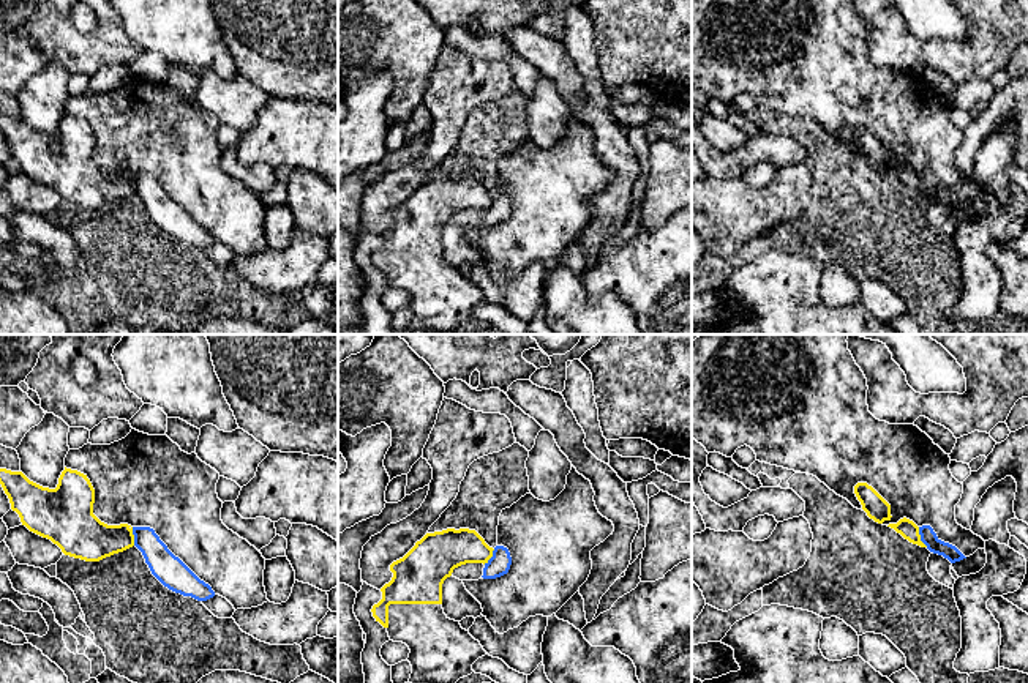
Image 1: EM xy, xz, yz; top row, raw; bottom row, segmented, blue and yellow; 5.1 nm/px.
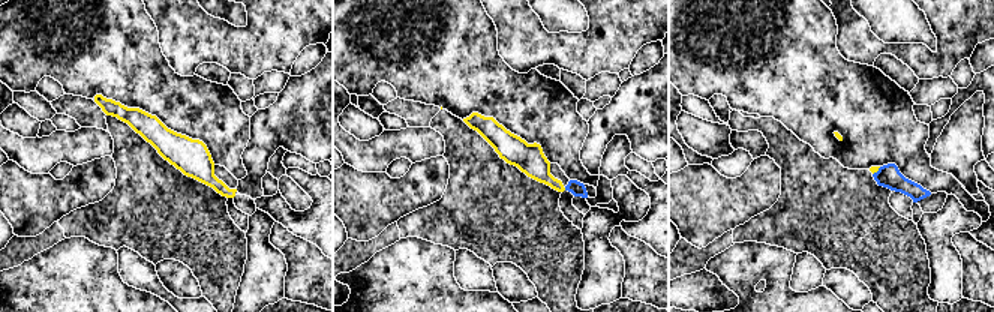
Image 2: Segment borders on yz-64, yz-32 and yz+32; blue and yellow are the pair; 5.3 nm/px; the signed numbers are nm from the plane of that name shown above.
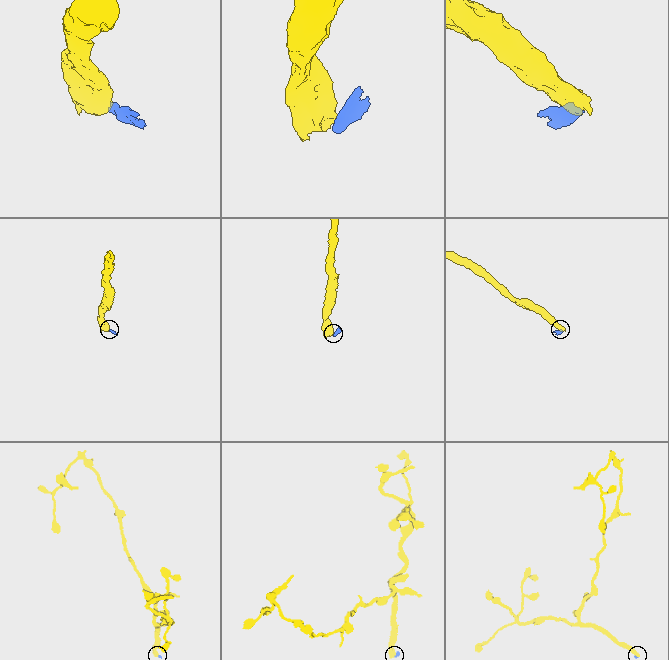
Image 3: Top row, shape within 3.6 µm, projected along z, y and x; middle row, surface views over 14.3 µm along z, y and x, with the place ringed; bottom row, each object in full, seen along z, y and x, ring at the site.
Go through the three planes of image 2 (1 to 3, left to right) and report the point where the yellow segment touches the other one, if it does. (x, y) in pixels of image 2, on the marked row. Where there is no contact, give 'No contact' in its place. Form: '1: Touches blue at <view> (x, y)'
1: No contact
2: No contact
3: Touches blue at yz+32 (877, 171)

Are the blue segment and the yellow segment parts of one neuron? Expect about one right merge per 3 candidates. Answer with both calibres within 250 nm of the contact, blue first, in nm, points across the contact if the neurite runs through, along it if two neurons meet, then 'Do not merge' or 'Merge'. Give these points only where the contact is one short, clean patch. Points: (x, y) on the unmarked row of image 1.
Thickness 80 nm (blue) against 90 nm. Boundary: yz (918, 174), (919, 185), (927, 193). Do not merge

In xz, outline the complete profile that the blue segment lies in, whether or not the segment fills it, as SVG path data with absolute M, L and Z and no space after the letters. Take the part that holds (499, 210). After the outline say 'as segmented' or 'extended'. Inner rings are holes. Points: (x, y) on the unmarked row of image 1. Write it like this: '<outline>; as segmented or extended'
M496 192L493 203L483 210L466 210L453 216L452 222L460 227L496 226L508 219L512 203L507 194Z; extended

